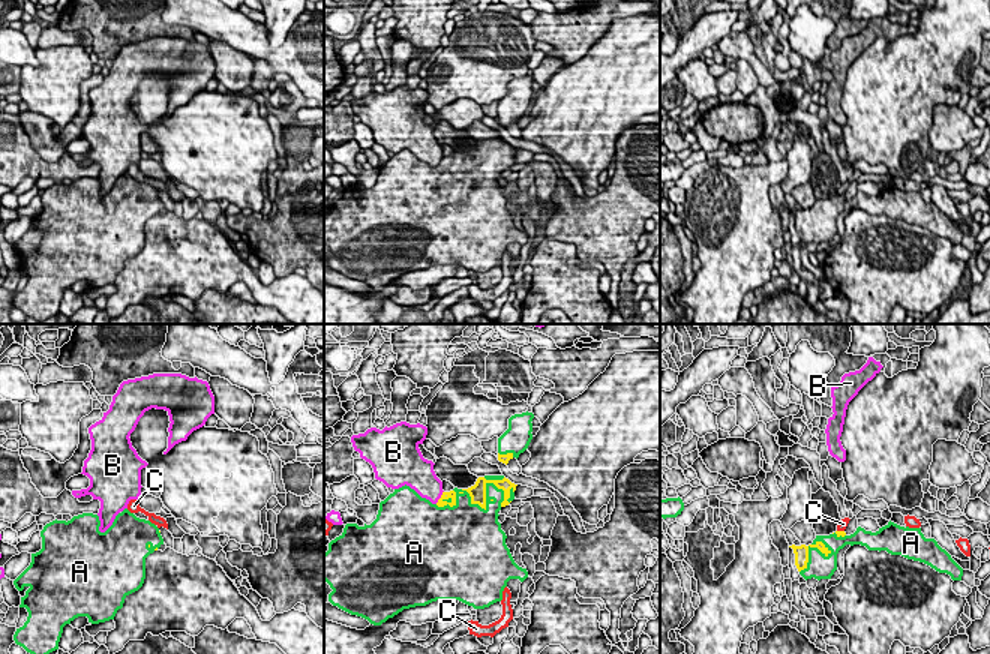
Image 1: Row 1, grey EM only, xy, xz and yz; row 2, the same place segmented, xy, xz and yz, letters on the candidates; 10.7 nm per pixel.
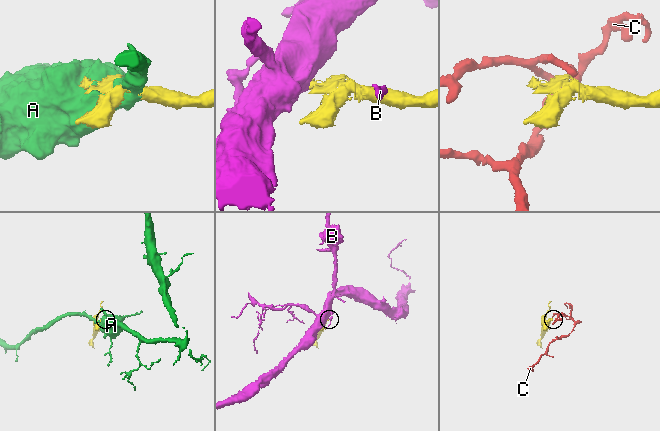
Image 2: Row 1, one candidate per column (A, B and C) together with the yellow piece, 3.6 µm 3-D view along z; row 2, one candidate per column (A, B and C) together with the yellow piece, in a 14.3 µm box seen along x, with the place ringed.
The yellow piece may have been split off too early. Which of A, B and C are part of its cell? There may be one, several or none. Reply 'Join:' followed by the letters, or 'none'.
Join: A

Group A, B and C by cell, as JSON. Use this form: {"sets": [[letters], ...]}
{"sets": [["A"], ["B"], ["C"]]}

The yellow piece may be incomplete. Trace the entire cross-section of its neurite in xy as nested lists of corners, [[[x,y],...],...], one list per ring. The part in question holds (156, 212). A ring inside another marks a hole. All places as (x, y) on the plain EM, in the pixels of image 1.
[[[128,172],[116,180],[105,196],[99,190],[99,180],[93,177],[46,188],[40,195],[42,213],[32,218],[30,230],[14,244],[18,255],[28,252],[20,268],[28,280],[16,292],[14,304],[34,321],[58,314],[63,291],[78,280],[87,280],[92,288],[114,284],[124,262],[142,250],[146,222],[164,208],[159,192]]]

